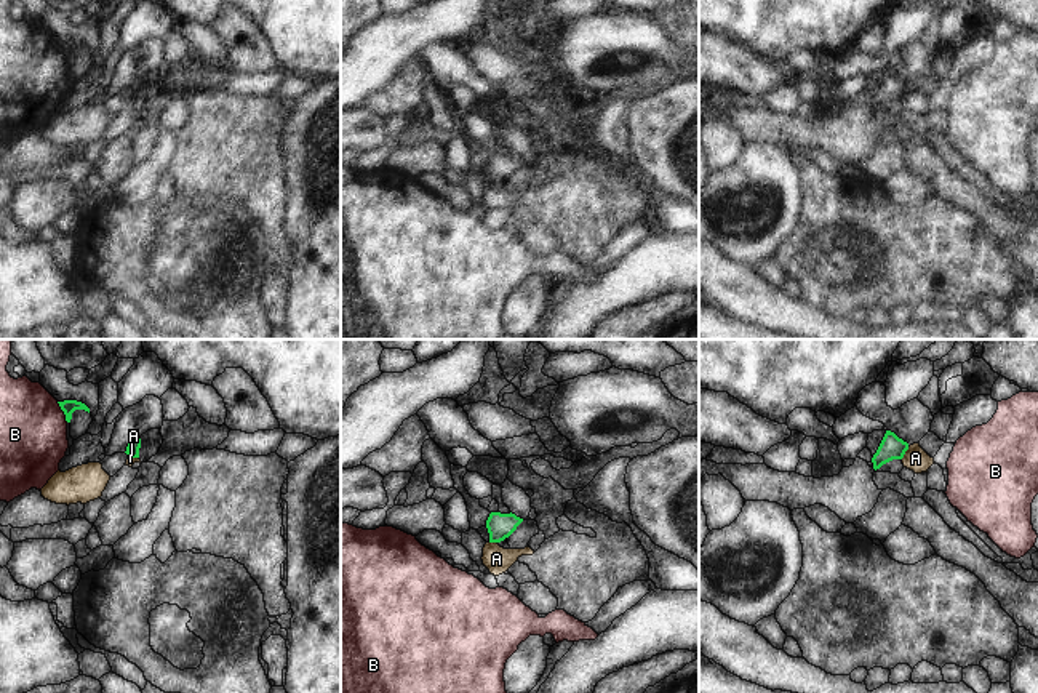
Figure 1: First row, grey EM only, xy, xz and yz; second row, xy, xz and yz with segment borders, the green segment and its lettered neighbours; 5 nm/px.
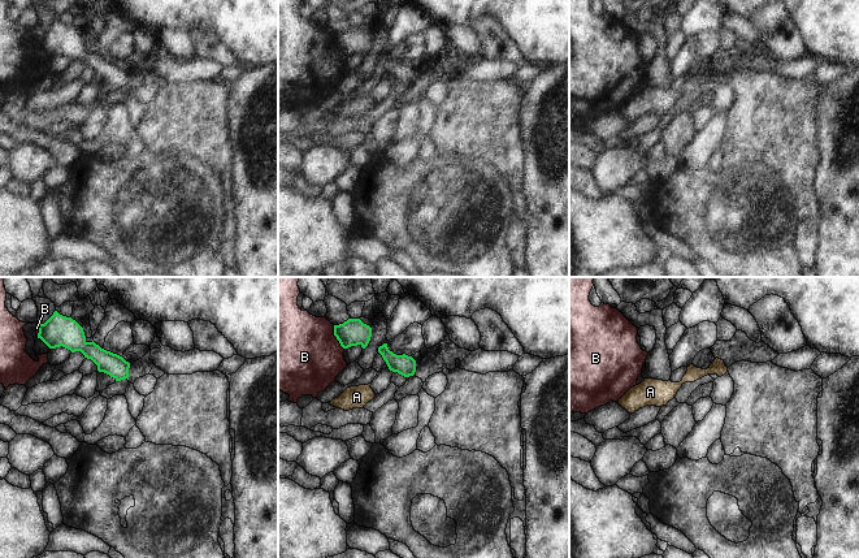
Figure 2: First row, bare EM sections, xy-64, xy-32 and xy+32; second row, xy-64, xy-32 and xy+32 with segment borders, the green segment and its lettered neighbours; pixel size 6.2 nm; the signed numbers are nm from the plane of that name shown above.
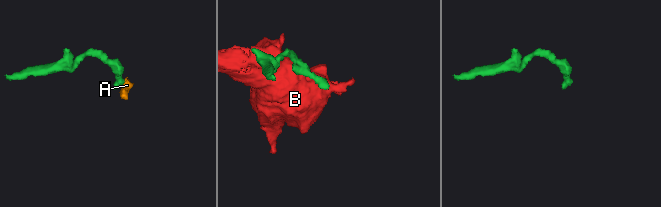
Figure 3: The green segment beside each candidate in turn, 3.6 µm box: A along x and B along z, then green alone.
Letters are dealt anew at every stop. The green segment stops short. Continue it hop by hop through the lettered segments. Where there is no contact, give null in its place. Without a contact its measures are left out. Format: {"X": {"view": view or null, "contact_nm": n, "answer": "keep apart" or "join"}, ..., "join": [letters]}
{"A": {"view": "yz", "contact_nm": 80, "answer": "keep apart"}, "B": {"view": "xy", "contact_nm": 120, "answer": "keep apart"}, "join": []}

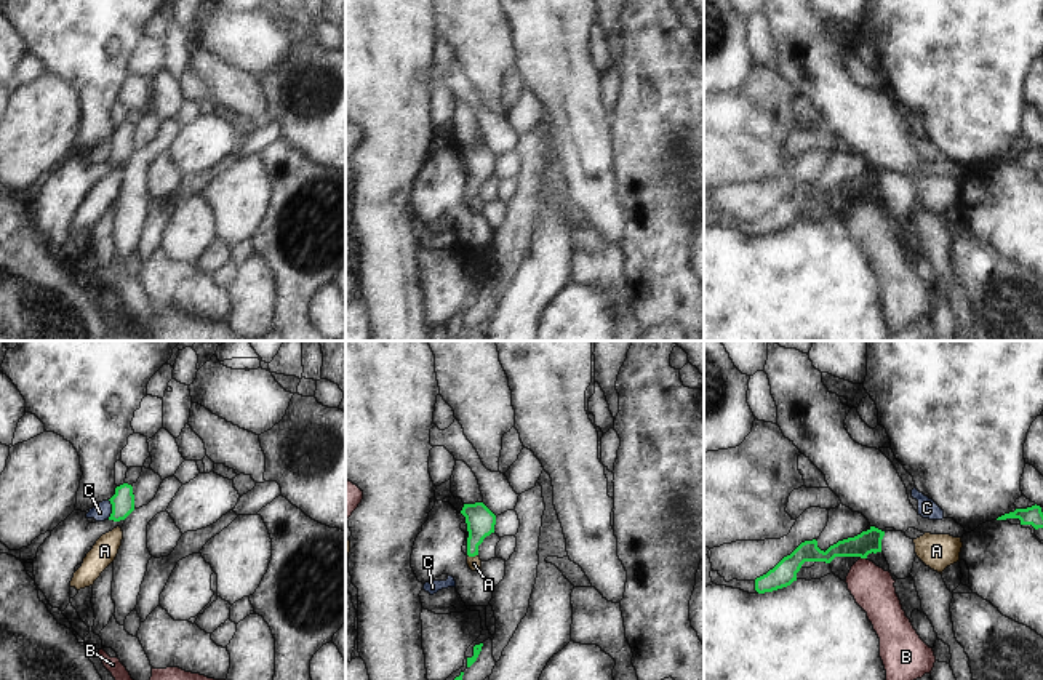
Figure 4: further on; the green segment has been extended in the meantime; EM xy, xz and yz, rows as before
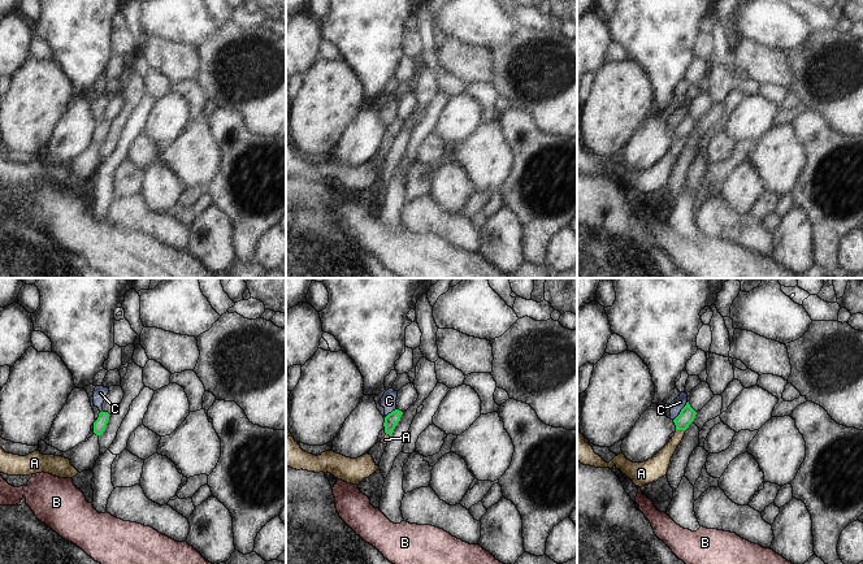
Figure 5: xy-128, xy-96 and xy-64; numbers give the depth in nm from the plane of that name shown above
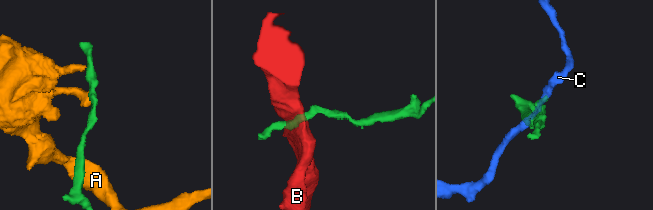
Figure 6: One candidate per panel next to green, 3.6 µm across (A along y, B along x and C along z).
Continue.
{"A": {"view": "xz", "contact_nm": 60, "answer": "keep apart"}, "B": {"view": "yz", "contact_nm": 30, "answer": "keep apart"}, "C": {"view": "xy", "contact_nm": 100, "answer": "keep apart"}, "join": []}

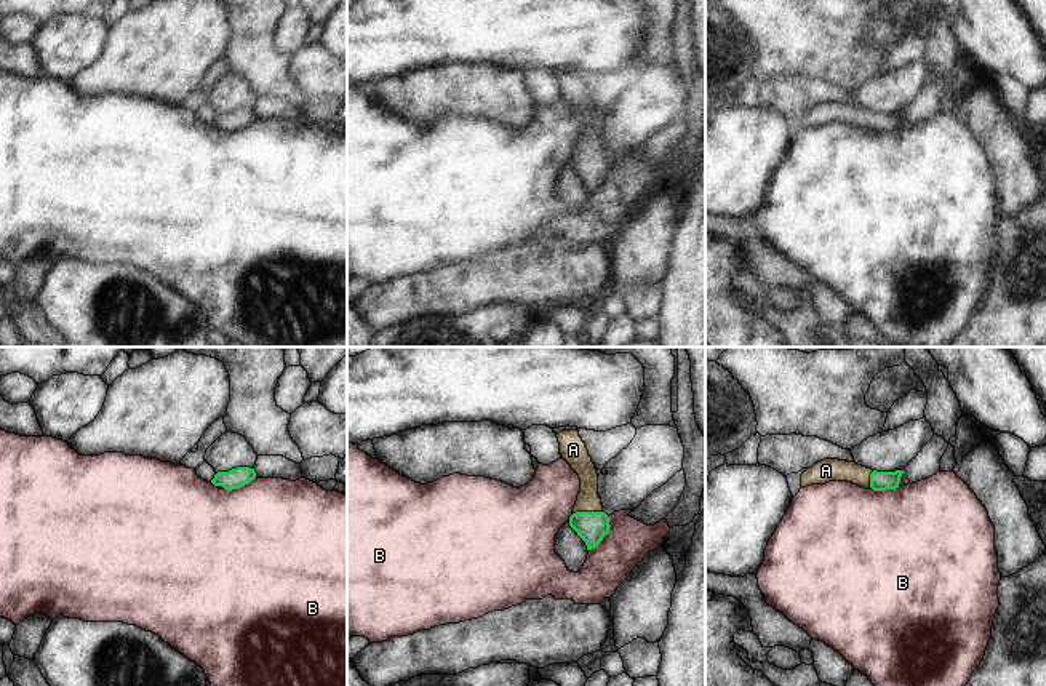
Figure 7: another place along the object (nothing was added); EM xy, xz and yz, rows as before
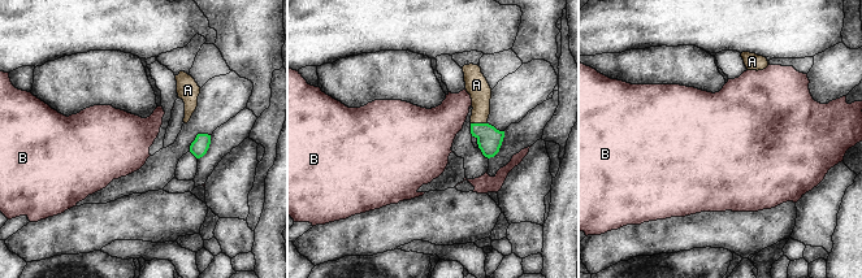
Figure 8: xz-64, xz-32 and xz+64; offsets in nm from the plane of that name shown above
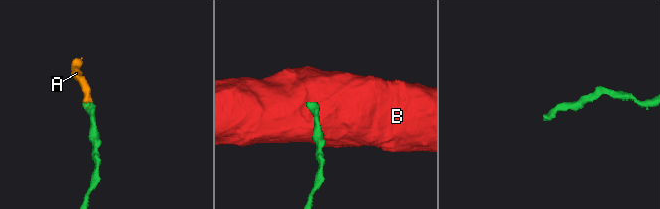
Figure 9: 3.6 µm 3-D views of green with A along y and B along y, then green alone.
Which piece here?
{"A": {"view": "xz", "contact_nm": 150, "answer": "join"}, "B": {"view": "xz", "contact_nm": 200, "answer": "keep apart"}, "join": ["A"]}

